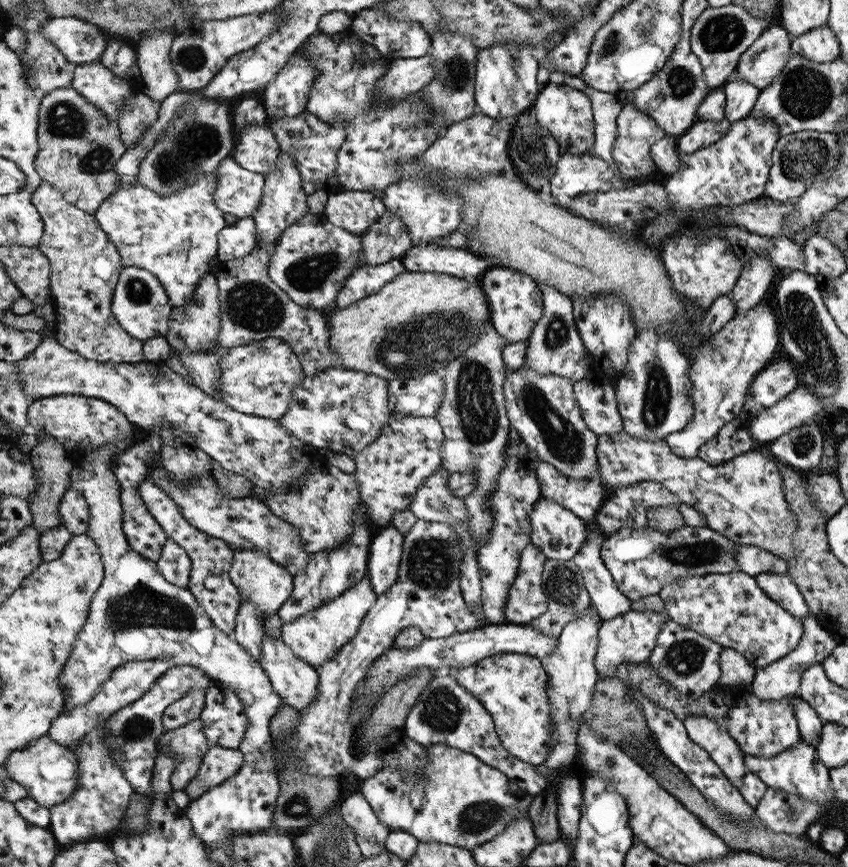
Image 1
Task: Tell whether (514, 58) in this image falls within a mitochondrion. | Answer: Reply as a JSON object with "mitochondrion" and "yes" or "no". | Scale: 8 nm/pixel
{"mitochondrion":"yes"}

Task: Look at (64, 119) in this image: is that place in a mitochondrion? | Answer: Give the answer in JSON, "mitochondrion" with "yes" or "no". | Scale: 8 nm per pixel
{"mitochondrion":"yes"}

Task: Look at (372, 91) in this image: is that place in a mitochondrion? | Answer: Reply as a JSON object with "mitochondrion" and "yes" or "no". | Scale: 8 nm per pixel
{"mitochondrion":"no"}

